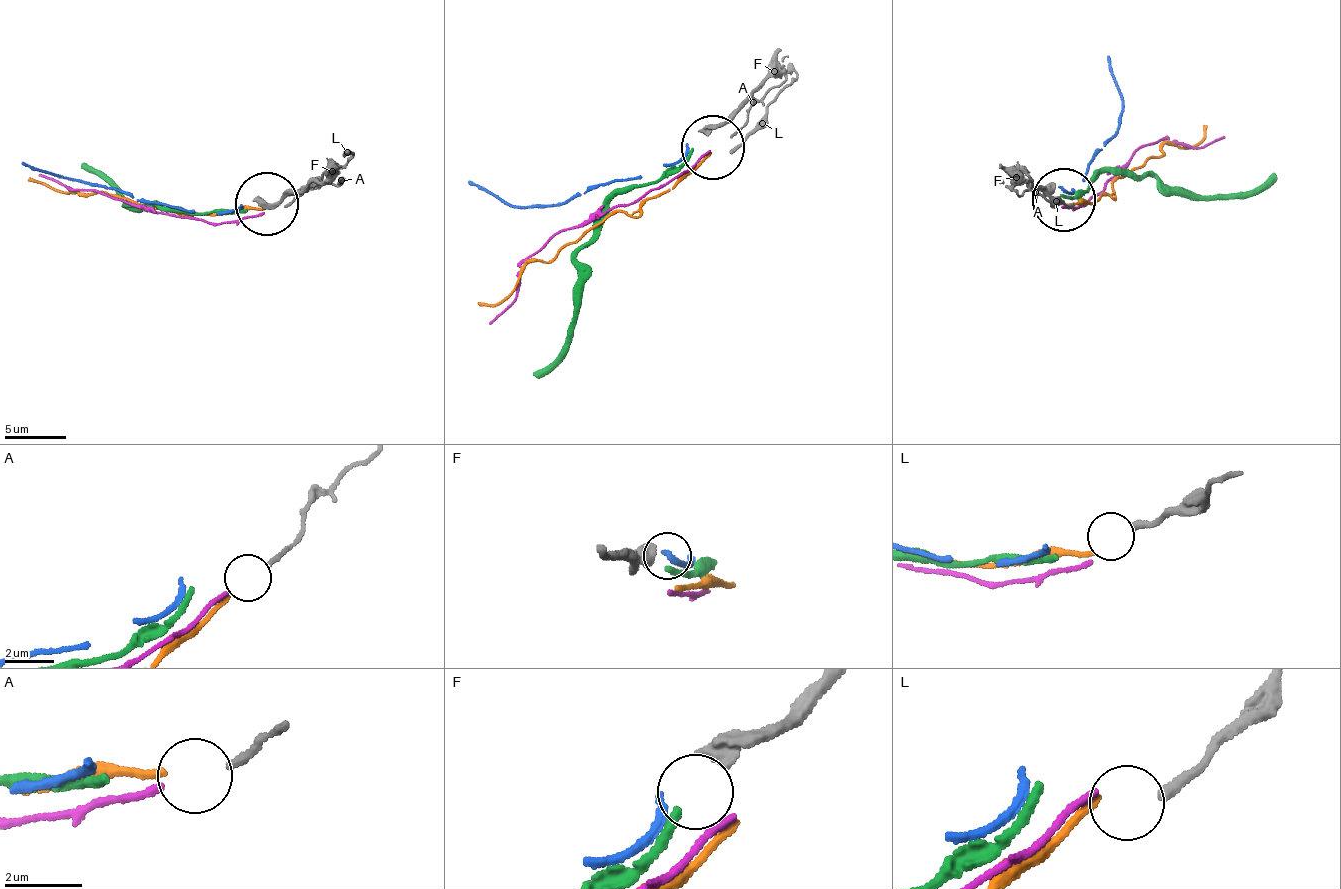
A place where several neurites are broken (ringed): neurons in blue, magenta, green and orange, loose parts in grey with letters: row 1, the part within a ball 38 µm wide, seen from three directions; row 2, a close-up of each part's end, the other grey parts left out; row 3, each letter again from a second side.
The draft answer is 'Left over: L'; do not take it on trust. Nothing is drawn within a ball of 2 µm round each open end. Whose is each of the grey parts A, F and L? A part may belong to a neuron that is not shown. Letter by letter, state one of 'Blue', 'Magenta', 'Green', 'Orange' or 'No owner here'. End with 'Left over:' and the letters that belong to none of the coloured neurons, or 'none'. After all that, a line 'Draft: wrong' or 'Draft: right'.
A: Magenta
F: Green
L: No owner here
Left over: L
Draft: right

